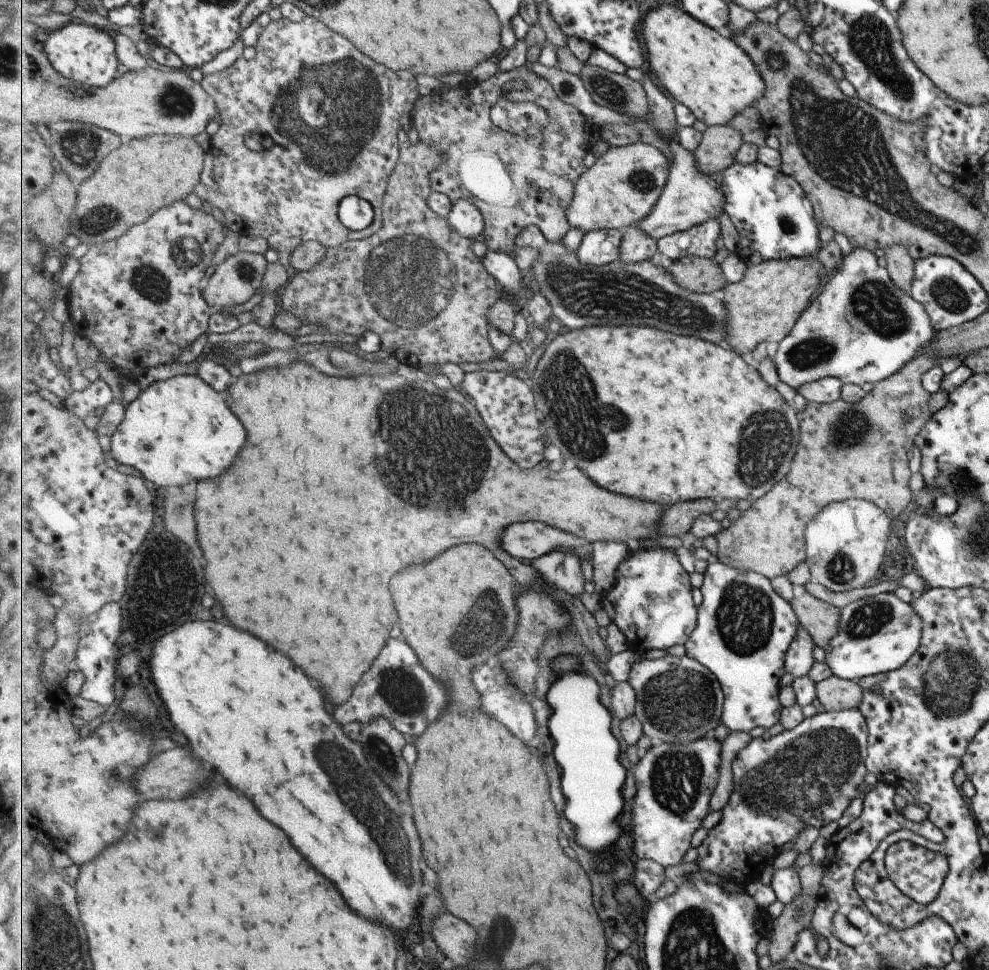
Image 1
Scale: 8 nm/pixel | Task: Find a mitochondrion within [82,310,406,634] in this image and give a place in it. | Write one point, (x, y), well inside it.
(178, 515)

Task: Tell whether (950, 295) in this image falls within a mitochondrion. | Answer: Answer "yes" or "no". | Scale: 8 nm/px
yes

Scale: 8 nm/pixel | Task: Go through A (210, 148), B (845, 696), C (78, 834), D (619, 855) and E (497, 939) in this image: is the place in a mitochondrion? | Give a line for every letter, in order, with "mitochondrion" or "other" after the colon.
A: other
B: other
C: other
D: other
E: mitochondrion

